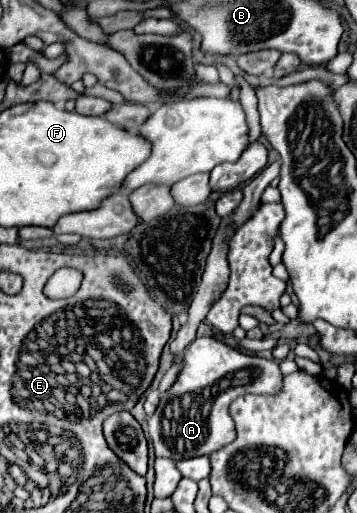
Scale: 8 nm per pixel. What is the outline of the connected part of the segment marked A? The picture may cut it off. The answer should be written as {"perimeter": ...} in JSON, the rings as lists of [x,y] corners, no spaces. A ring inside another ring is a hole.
{"perimeter":[[[214,337],[194,339],[182,353],[182,369],[174,385],[162,393],[156,413],[148,419],[156,457],[174,461],[210,455],[228,445],[234,437],[234,421],[228,415],[230,403],[244,393],[278,393],[282,373],[274,359],[244,355]]]}

